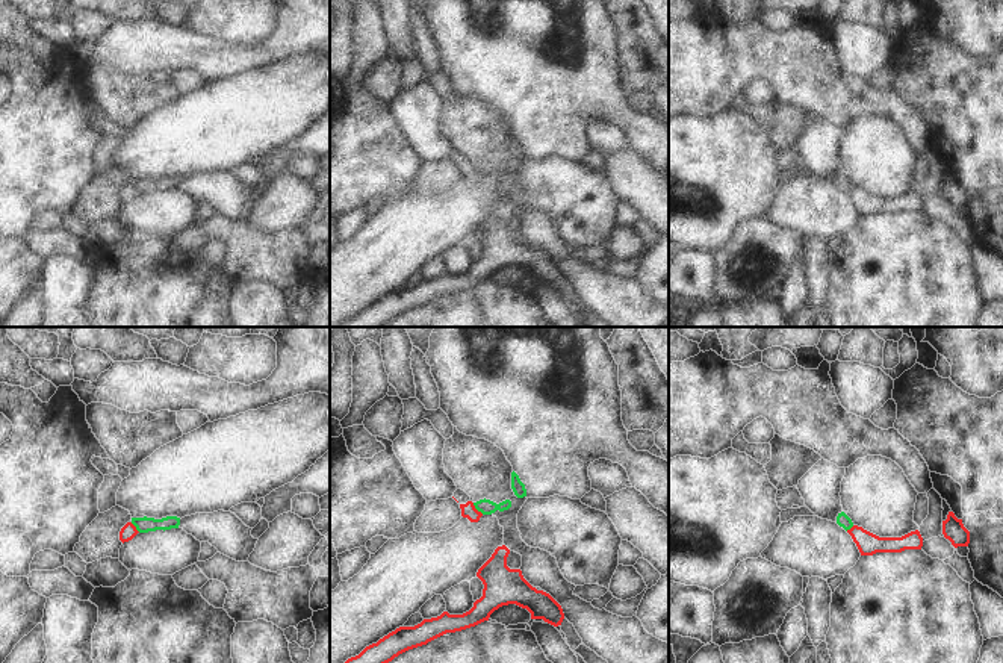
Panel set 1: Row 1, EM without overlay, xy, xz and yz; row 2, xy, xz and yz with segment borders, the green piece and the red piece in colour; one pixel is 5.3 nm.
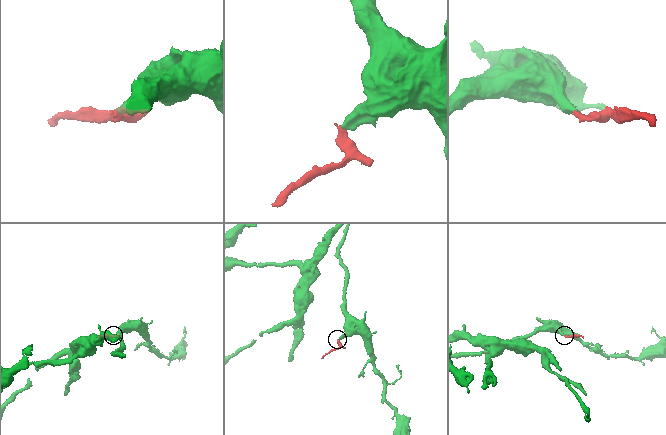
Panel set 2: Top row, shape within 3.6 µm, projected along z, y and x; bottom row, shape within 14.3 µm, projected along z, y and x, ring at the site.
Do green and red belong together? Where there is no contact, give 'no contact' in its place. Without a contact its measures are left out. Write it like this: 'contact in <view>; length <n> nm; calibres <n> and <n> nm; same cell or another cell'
contact in xz; length 90 nm; calibres 80 and 80 nm; another cell

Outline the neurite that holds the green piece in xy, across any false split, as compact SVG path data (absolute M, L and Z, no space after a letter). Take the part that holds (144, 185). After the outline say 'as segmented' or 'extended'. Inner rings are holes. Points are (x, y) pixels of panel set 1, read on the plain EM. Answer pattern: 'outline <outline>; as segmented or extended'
outline M166 177L162 180L154 180L154 179L132 179L132 185L136 188L139 194L148 194L148 192L156 192L156 191L171 191L171 189L179 189L180 186L180 179L177 177Z; as segmented

